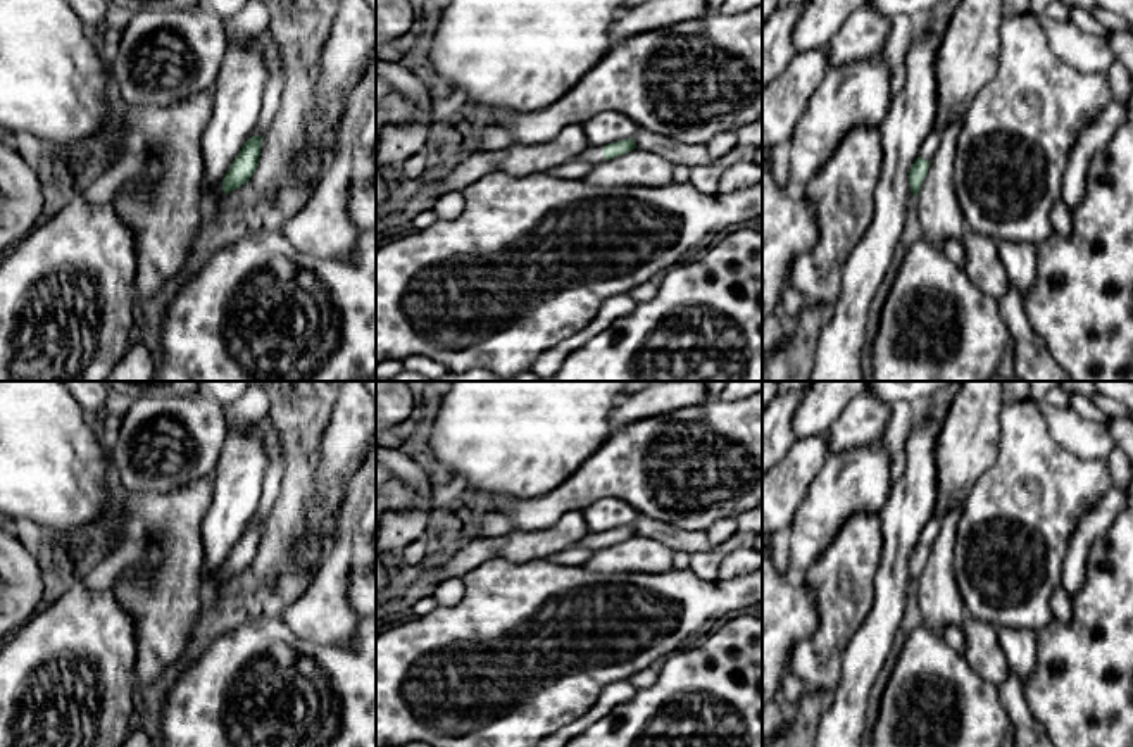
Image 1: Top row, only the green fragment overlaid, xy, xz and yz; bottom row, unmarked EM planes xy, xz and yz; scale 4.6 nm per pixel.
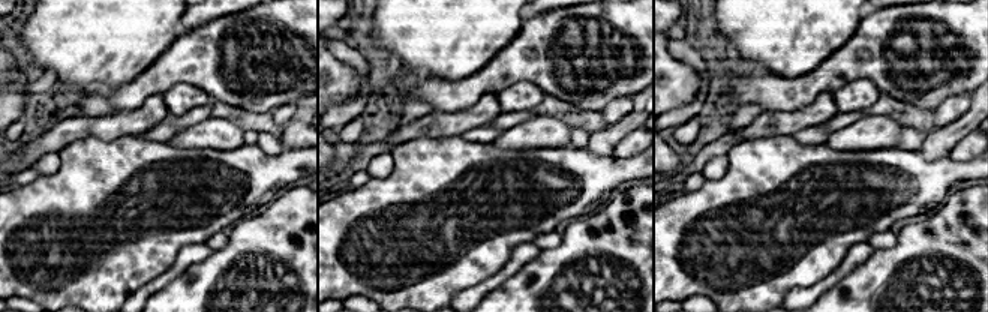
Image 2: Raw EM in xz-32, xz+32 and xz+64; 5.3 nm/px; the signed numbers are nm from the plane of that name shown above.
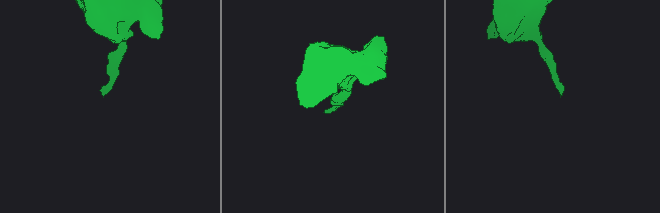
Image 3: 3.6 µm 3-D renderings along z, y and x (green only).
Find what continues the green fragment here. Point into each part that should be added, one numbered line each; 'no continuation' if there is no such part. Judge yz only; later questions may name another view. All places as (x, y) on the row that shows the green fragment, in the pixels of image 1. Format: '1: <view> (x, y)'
no continuation

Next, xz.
1: xz (594, 154)

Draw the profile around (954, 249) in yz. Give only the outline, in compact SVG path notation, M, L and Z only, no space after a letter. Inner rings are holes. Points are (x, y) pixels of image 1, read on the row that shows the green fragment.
M952 238L947 240L942 247L942 250L945 252L945 255L954 261L959 267L966 267L966 261L967 261L967 254L966 254L966 247L964 242L961 238Z

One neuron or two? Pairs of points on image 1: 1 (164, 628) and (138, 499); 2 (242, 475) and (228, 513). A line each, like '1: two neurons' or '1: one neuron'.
1: one neuron
2: one neuron

